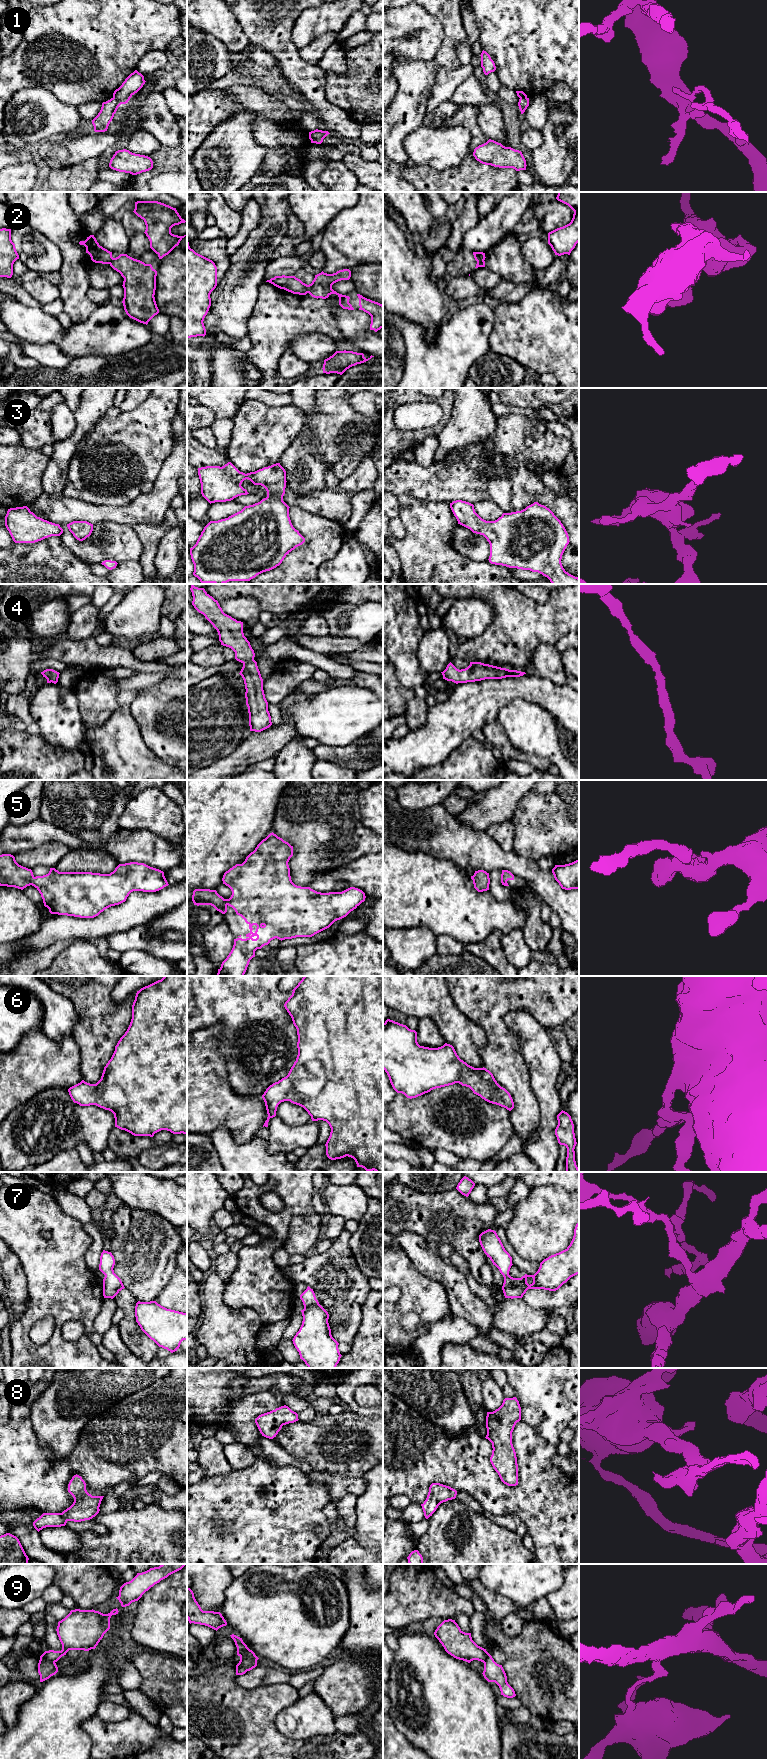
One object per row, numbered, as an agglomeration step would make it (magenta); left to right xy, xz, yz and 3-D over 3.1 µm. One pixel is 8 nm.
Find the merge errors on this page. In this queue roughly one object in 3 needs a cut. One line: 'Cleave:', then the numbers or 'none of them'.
Cleave: 1, 2, 9

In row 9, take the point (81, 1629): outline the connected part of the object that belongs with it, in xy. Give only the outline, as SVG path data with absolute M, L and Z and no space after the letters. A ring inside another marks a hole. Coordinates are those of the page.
M113 1609L108 1614L95 1610L71 1610L58 1622L57 1635L62 1644L61 1651L45 1651L42 1656L51 1662L57 1662L69 1650L89 1651L95 1649L104 1634L110 1629L110 1618L118 1614Z

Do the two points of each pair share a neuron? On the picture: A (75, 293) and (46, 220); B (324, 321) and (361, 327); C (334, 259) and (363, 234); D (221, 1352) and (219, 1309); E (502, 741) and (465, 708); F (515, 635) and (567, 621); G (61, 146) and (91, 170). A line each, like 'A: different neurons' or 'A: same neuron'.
A: same neuron
B: different neurons
C: same neuron
D: same neuron
E: different neurons
F: same neuron
G: different neurons

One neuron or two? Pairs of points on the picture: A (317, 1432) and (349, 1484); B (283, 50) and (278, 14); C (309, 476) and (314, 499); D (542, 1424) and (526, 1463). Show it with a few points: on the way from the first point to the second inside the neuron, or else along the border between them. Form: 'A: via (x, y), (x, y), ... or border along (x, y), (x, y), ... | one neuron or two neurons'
A: border along (321, 1471), (346, 1476), (363, 1476) | two neurons
B: via (278, 41), (278, 23) | one neuron
C: border along (289, 488), (298, 493), (322, 490) | two neurons
D: border along (521, 1419), (555, 1446) | two neurons

